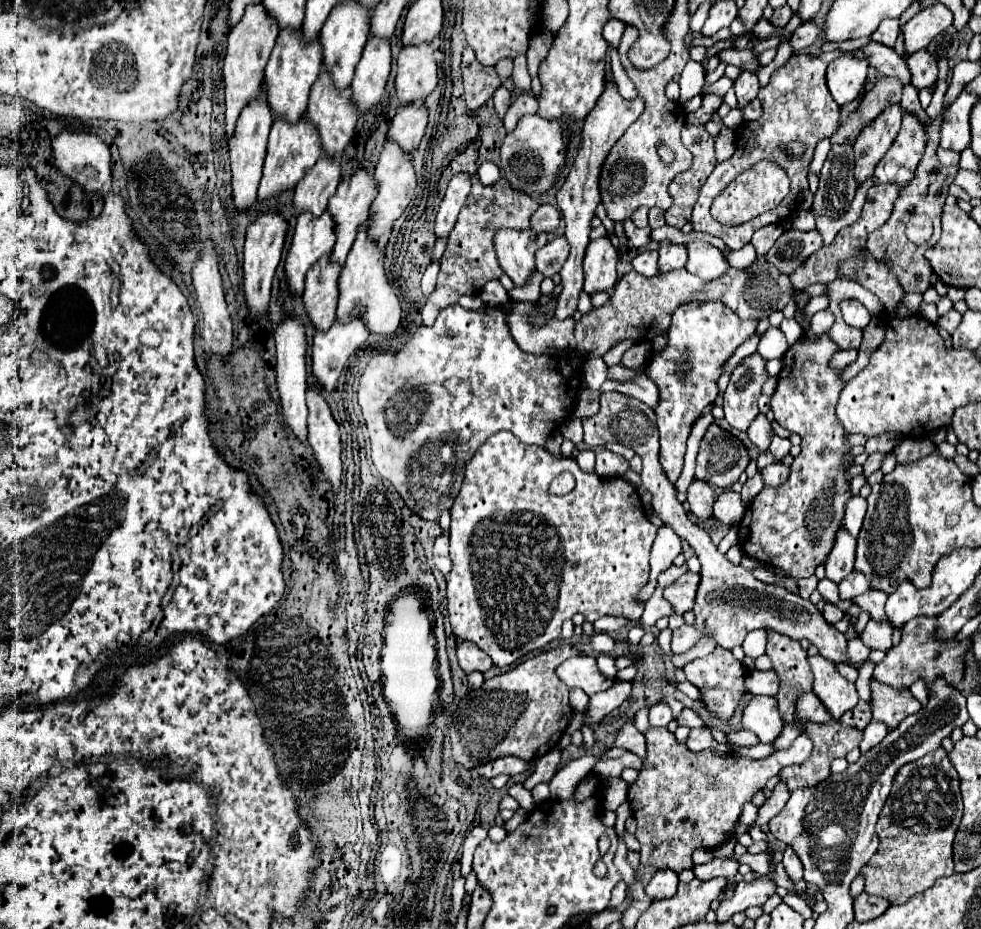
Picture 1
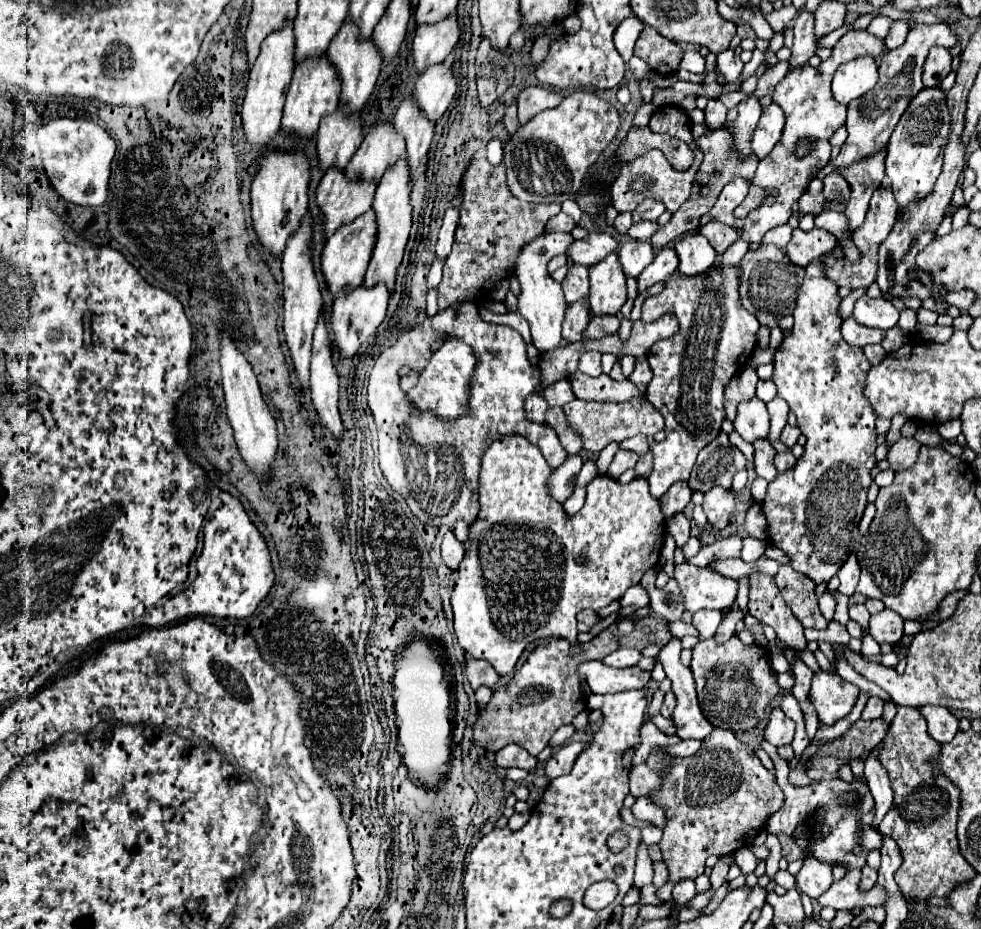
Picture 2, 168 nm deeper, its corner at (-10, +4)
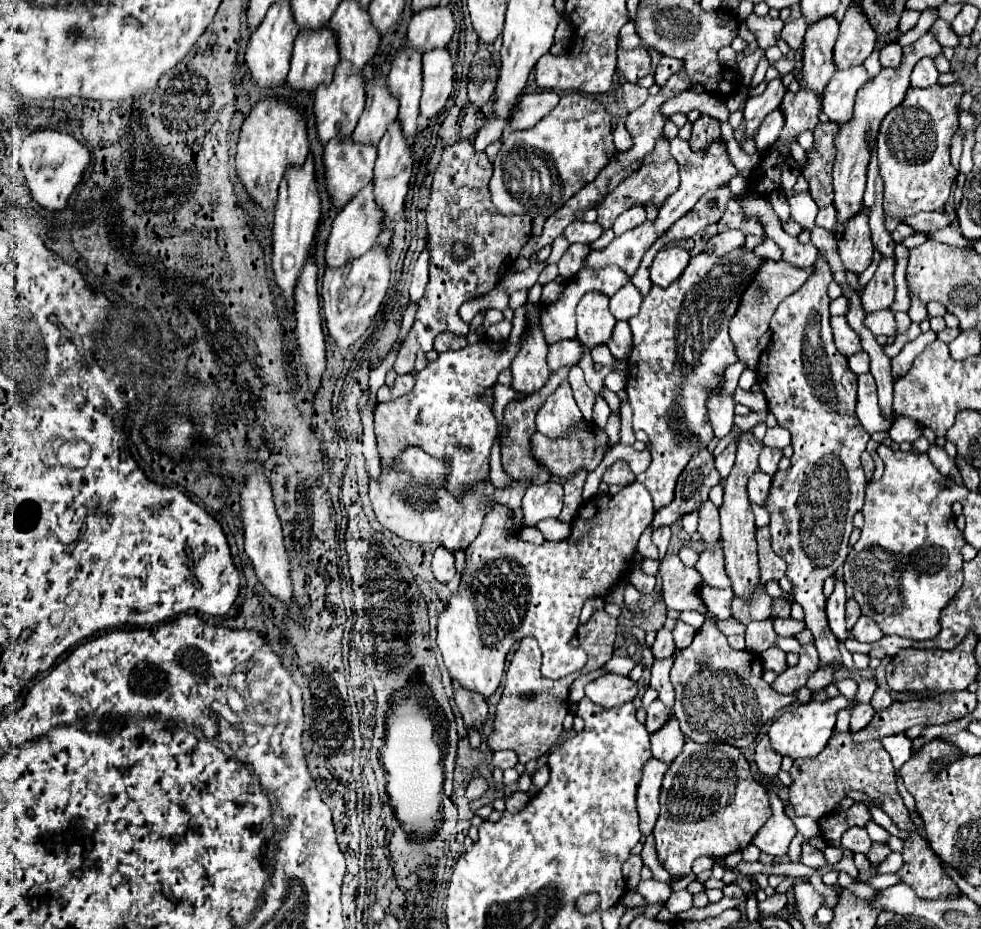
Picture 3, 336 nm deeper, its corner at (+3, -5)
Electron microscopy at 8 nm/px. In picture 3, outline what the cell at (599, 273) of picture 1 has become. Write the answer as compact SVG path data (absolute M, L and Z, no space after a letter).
M587 292L577 304L577 338L589 348L605 344L611 338L615 318L609 310L609 296L601 292Z

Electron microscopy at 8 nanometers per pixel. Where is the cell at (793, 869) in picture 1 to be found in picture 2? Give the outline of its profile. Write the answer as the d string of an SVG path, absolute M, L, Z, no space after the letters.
M808 855L804 859L804 867L796 875L796 883L798 889L810 899L818 899L832 885L832 867Z

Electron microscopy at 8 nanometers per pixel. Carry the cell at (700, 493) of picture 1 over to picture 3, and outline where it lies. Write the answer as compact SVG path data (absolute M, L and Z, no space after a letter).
M705 500L697 512L699 512L697 532L701 534L701 540L707 544L715 544L719 540L719 526L721 526L719 524L719 508L711 500Z

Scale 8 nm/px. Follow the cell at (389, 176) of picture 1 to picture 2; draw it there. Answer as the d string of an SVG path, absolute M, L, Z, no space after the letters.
M408 95L402 99L396 115L394 115L394 127L404 135L406 139L406 159L408 165L414 169L420 163L420 157L428 153L432 137L434 137L434 123L426 119L426 115L416 105L414 97Z

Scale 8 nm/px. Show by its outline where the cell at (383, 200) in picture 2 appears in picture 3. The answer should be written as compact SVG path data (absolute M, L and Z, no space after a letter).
M395 122L389 126L387 134L383 136L383 140L377 146L377 162L375 162L375 176L373 176L375 202L377 202L379 210L383 212L383 232L379 236L381 246L387 246L391 236L393 236L393 220L395 220L395 214L405 204L405 194L409 188L409 180L411 180L411 166L413 166L411 148L407 146L407 142L401 134L401 126Z

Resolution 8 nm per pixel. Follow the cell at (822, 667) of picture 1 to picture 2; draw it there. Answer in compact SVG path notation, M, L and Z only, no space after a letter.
M820 671L814 675L810 701L820 725L834 725L838 719L846 717L858 699L858 691L856 685L840 679L836 673Z

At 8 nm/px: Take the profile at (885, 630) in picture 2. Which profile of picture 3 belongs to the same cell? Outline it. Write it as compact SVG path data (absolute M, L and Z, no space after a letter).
M861 616L859 620L857 620L857 624L853 626L853 630L851 630L851 634L859 640L859 642L877 642L877 640L881 640L885 634L881 632L881 628L875 624L875 620L871 620L871 618L867 618L867 616Z

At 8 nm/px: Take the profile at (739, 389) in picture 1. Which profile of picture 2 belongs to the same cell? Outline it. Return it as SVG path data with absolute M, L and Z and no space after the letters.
M758 397L740 403L738 415L734 419L734 431L740 433L740 437L748 443L754 443L758 439L766 439L770 431L770 417L766 403Z

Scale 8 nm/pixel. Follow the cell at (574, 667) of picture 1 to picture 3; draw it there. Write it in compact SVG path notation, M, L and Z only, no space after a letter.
M607 674L607 676L599 676L597 680L585 686L585 696L605 708L631 702L635 694L637 694L637 684L629 676Z

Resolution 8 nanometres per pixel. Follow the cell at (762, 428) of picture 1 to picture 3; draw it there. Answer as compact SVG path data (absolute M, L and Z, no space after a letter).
M755 472L755 476L751 476L751 480L747 482L747 490L749 490L749 500L763 506L767 494L769 494L769 486L771 486L771 476L763 474L763 472Z

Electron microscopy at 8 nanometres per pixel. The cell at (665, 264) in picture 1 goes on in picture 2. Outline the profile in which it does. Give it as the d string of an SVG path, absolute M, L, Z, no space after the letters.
M664 247L656 259L636 277L636 289L648 291L652 285L662 283L668 275L676 273L676 253L670 247Z

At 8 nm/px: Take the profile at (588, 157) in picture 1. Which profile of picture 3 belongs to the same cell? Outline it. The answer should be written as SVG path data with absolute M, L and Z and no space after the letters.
M563 340L563 342L555 342L549 346L549 356L547 356L547 364L549 370L555 372L561 366L573 366L581 360L581 344L575 340Z

